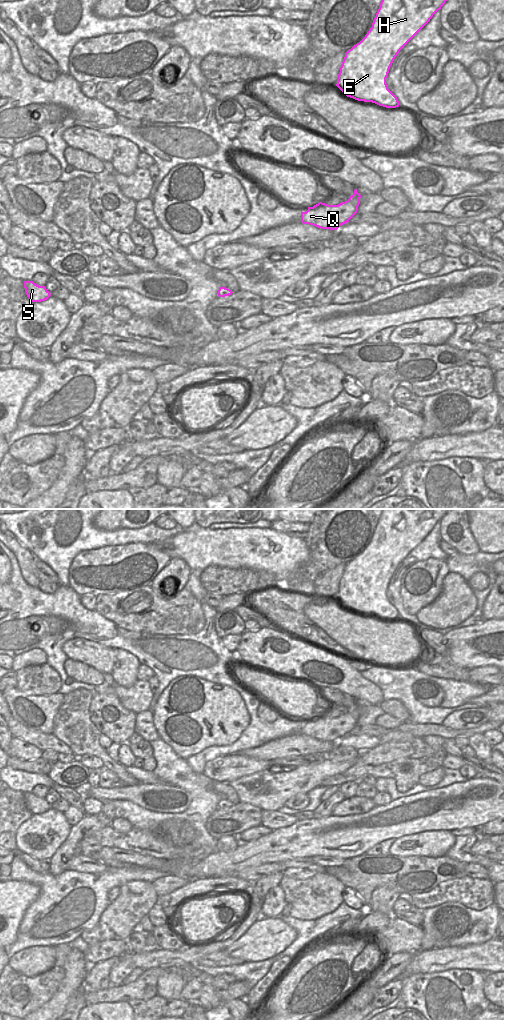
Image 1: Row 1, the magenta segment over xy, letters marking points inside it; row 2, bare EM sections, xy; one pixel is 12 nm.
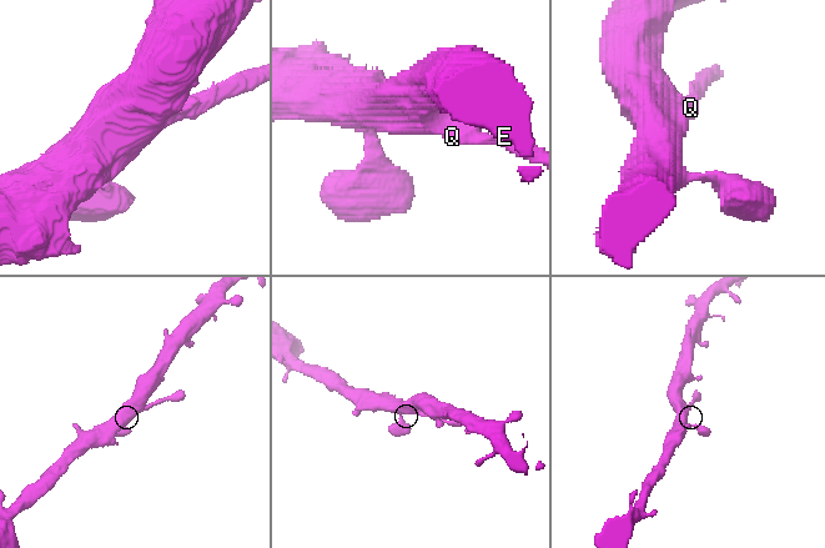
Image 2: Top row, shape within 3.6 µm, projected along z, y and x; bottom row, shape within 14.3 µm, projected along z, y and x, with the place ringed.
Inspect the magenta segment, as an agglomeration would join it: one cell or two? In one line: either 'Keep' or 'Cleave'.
Keep.

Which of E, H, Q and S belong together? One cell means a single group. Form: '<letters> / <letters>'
E H Q S

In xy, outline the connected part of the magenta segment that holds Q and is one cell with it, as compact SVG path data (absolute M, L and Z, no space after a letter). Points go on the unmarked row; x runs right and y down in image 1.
M355 701L347 713L338 717L319 714L313 719L308 719L306 724L301 724L301 734L321 741L337 742L357 725L360 710L360 705Z

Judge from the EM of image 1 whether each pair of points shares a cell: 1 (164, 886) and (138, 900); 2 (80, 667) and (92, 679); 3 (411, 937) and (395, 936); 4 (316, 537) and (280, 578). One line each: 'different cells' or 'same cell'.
1: different cells
2: same cell
3: same cell
4: same cell

